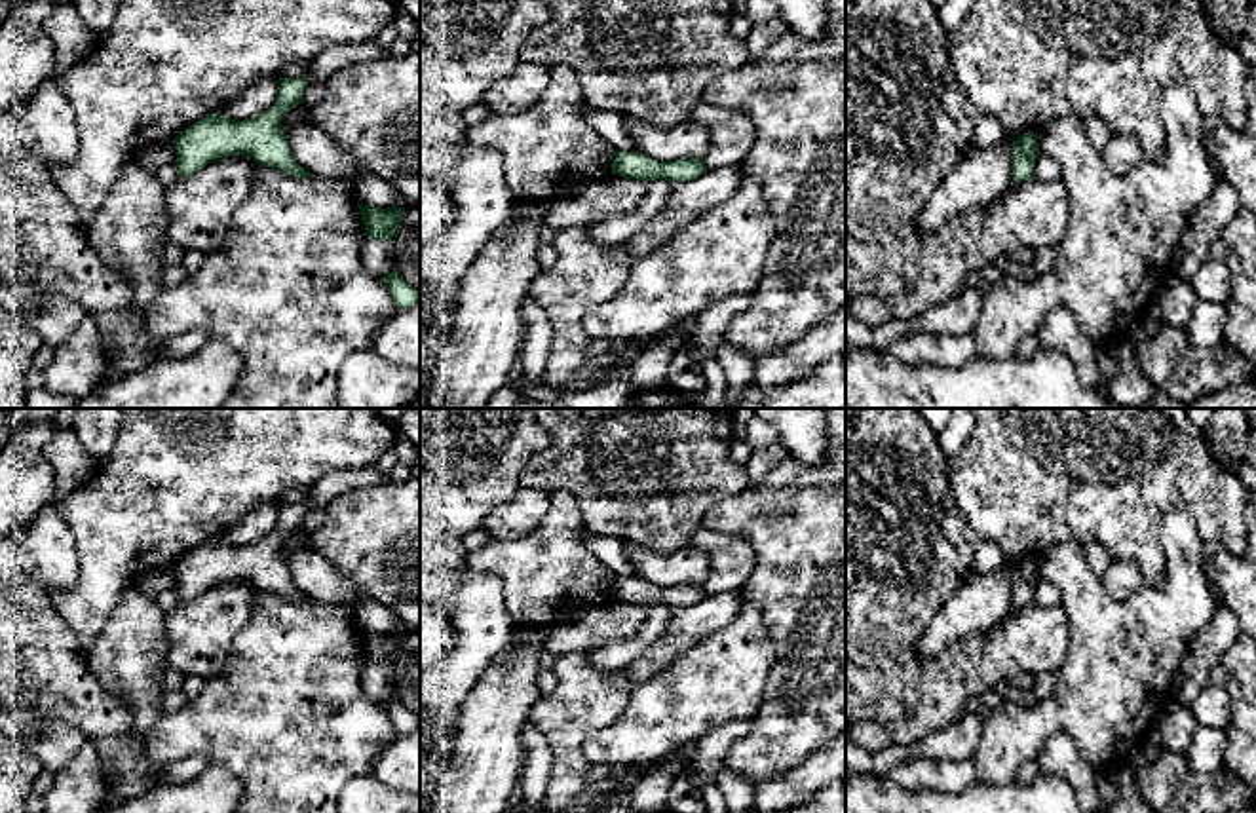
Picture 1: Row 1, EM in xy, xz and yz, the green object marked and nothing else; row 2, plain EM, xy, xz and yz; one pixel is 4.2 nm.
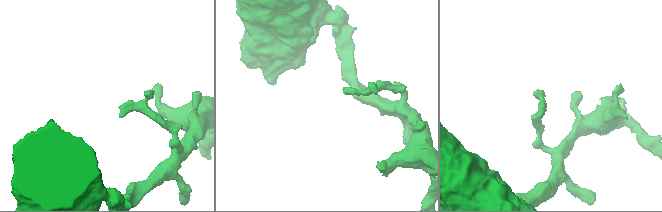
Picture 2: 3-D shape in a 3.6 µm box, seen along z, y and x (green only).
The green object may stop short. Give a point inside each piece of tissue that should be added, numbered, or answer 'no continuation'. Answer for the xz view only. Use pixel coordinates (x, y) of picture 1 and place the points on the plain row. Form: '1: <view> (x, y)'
no continuation

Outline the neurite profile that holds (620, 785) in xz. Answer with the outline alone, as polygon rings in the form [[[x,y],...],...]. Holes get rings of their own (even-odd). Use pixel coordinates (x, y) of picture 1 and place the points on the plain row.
[[[676,750],[671,754],[665,754],[650,764],[631,766],[616,777],[610,777],[610,779],[599,781],[599,783],[589,783],[589,786],[583,790],[578,804],[587,805],[600,796],[618,796],[619,804],[621,804],[623,798],[635,788],[635,785],[642,777],[646,777],[648,773],[654,773],[656,769],[659,769],[663,764],[667,764],[675,756],[676,756]]]

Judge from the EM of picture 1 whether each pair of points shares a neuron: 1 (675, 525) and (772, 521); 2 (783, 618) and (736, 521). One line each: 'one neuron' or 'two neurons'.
1: two neurons
2: one neuron

